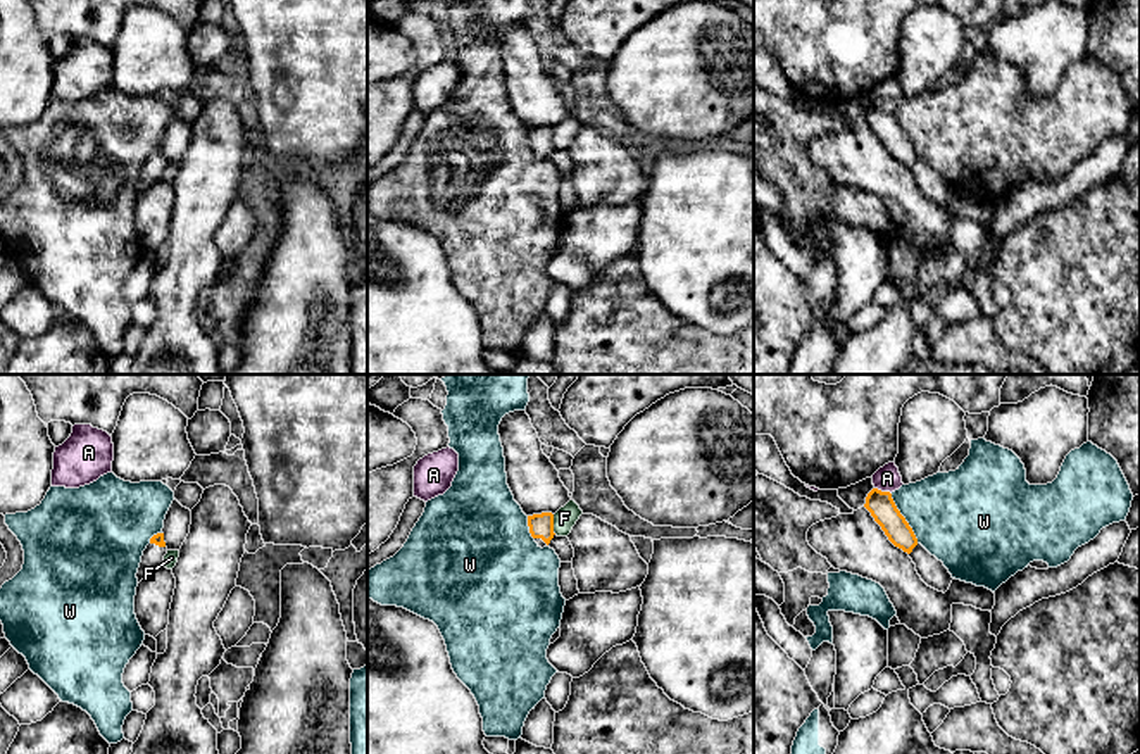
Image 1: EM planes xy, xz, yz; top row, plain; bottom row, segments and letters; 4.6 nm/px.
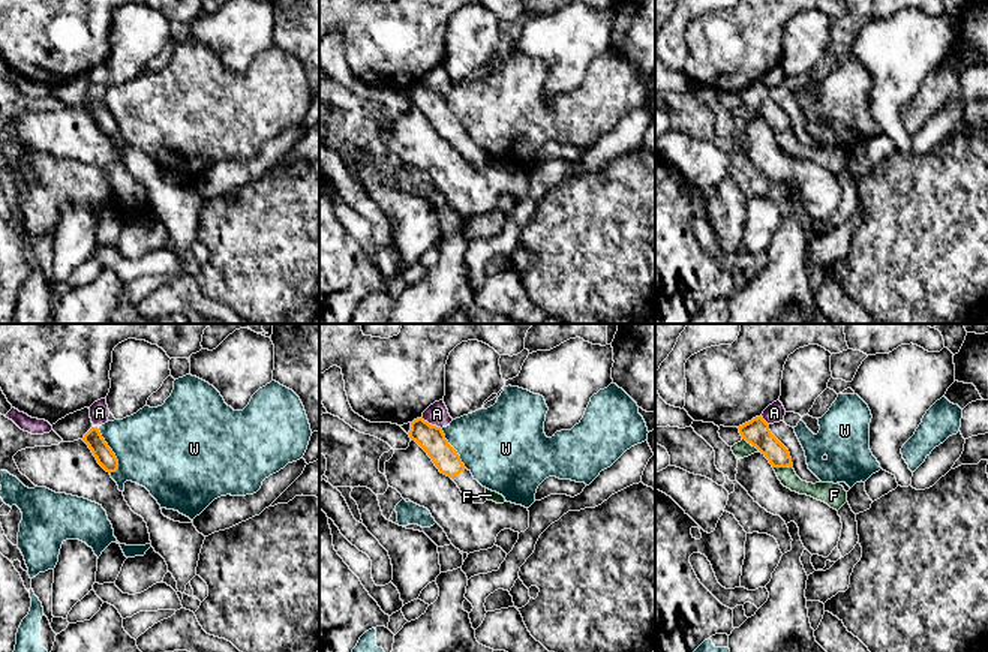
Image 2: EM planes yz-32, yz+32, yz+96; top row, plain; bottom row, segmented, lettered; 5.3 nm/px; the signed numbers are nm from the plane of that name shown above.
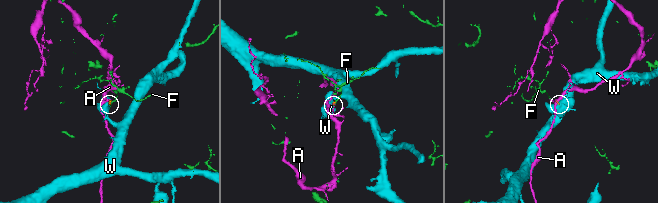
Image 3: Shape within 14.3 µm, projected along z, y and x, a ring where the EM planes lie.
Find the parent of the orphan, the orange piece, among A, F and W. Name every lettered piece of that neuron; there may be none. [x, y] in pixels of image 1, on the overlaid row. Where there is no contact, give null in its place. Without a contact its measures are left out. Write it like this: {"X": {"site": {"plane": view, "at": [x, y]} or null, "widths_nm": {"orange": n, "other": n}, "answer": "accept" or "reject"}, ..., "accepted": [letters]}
{"A": {"site": {"plane": "yz", "at": [883, 492]}, "widths_nm": {"orange": 120, "other": 120}, "answer": "reject"}, "F": {"site": {"plane": "xz", "at": [552, 525]}, "widths_nm": {"orange": 110, "other": 100}, "answer": "reject"}, "W": {"site": {"plane": "yz", "at": [904, 518]}, "widths_nm": {"orange": 120, "other": 420}, "answer": "reject"}, "accepted": []}

